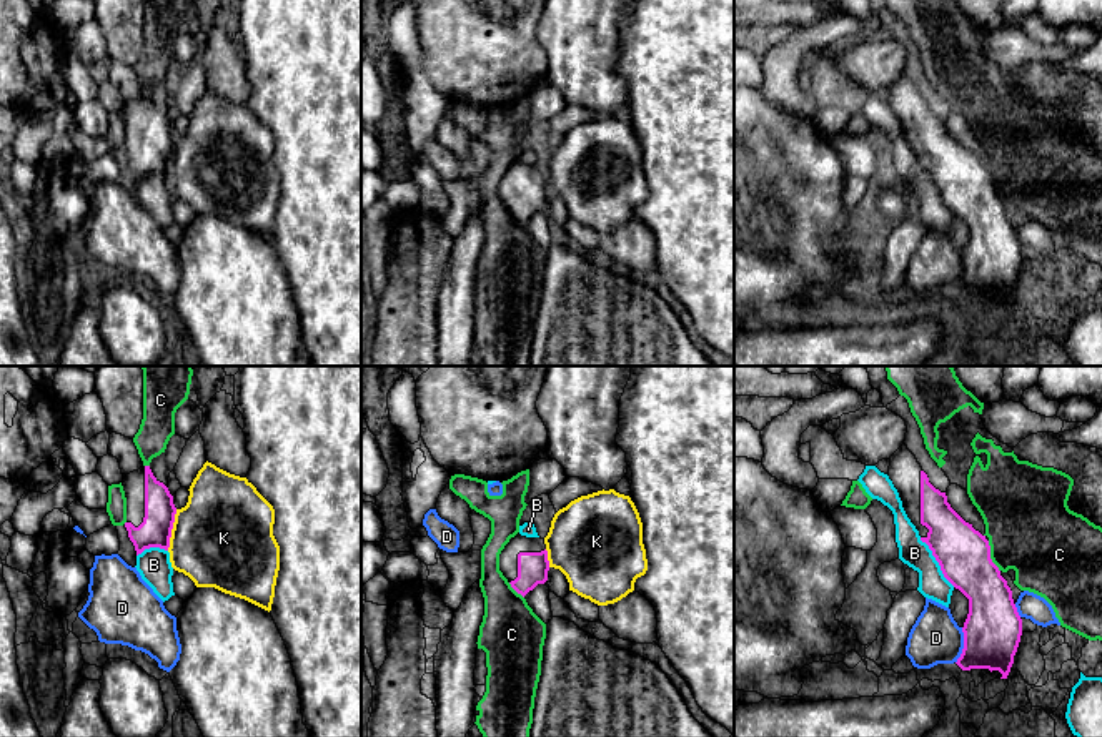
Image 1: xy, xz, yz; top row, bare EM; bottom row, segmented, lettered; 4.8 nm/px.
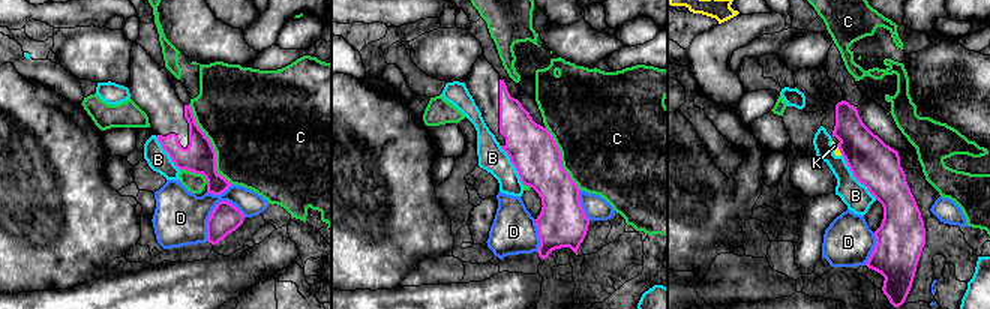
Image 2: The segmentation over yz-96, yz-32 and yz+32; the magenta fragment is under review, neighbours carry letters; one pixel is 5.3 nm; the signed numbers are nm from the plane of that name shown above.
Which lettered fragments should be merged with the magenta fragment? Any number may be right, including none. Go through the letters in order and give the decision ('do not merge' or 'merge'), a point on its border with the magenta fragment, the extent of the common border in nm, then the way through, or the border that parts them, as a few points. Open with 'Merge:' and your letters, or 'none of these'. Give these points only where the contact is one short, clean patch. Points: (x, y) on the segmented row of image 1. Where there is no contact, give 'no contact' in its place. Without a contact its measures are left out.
Merge: none of these
B: do not merge; meets magenta in yz at (938, 561); contact 300 nm long
C: do not merge; meets magenta in yz at (989, 556); contact 160 nm long
D: do not merge; meets magenta in yz at (964, 646); contact 180 nm long
K: do not merge; meets magenta in xy at (172, 528); contact 200 nm long; border along xy (177, 509), (167, 549)

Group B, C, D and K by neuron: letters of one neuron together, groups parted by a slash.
B / C / D / K

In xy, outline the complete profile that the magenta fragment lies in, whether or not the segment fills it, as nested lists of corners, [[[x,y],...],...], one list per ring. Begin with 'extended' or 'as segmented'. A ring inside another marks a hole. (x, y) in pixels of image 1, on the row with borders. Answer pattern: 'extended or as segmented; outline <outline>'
extended; outline [[[150,466],[127,474],[122,486],[127,497],[125,527],[137,556],[150,547],[168,551],[176,514],[168,487],[153,476]]]

